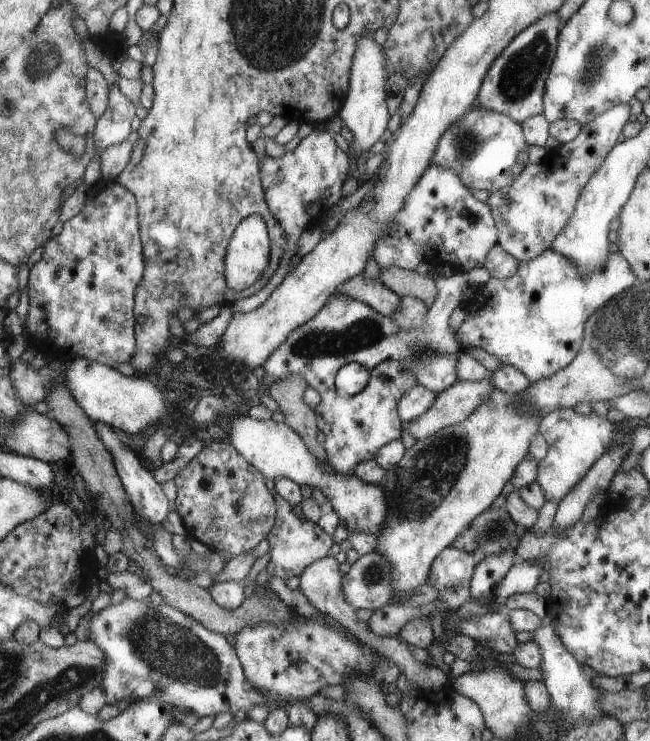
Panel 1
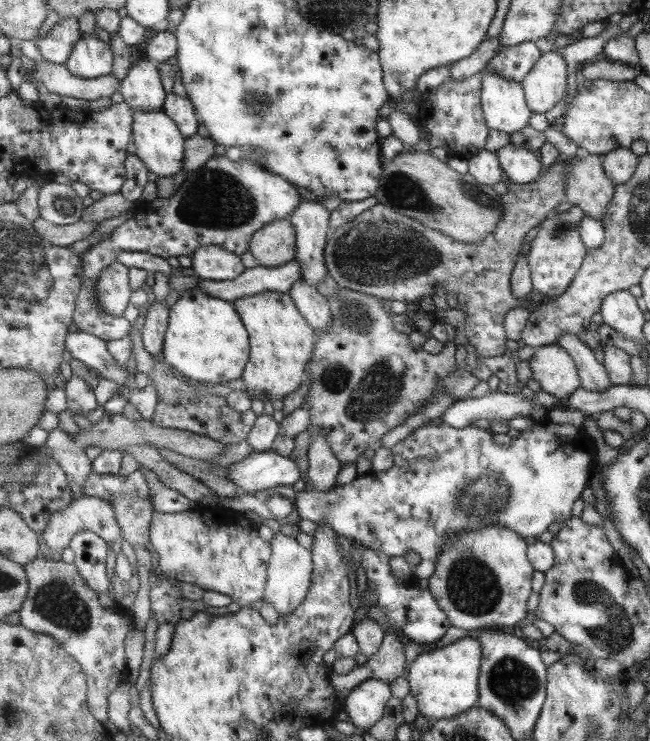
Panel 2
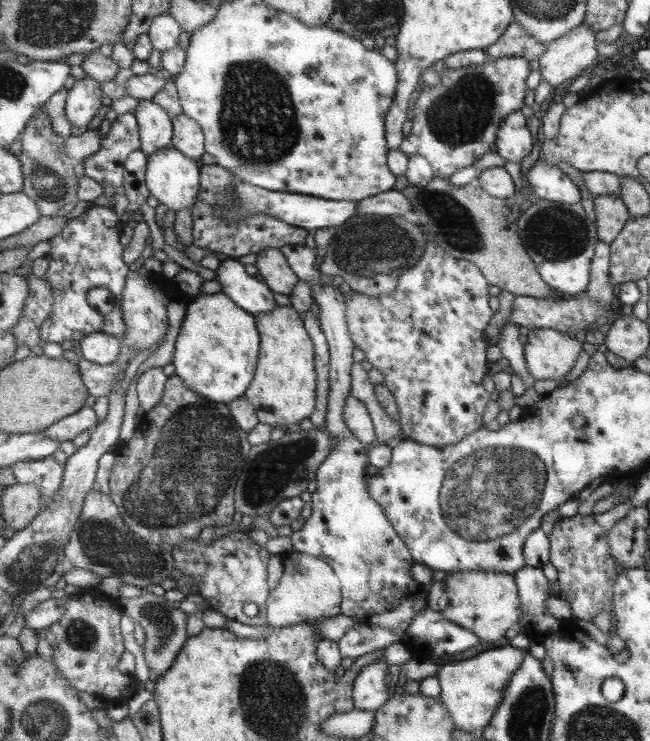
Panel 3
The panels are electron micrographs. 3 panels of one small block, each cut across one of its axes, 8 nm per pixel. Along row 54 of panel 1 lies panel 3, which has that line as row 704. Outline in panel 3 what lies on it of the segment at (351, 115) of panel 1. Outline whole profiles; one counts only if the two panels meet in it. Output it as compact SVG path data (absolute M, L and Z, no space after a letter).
M379 659L359 671L353 684L355 708L374 713L388 702L391 696L387 688L387 665L383 659Z

